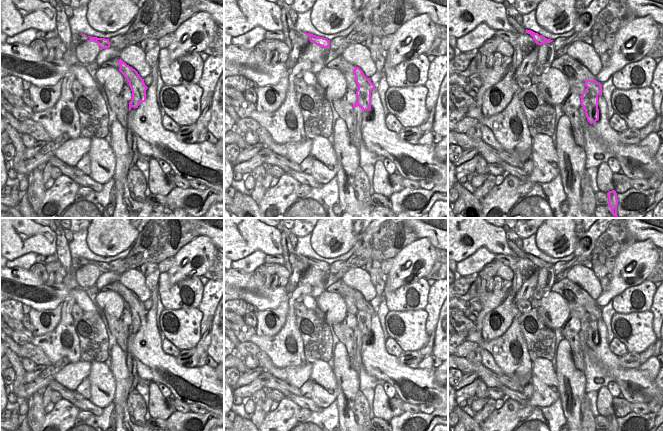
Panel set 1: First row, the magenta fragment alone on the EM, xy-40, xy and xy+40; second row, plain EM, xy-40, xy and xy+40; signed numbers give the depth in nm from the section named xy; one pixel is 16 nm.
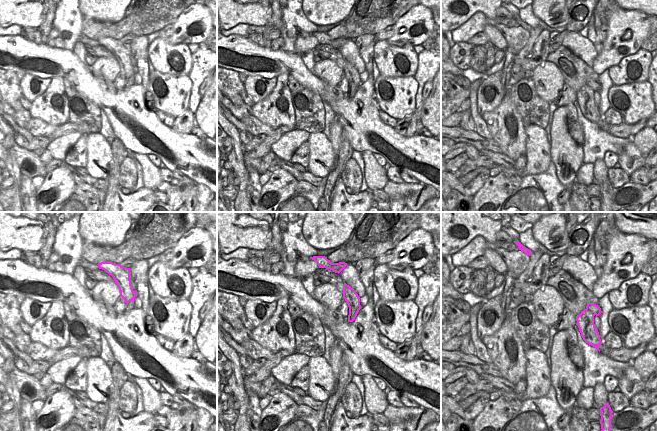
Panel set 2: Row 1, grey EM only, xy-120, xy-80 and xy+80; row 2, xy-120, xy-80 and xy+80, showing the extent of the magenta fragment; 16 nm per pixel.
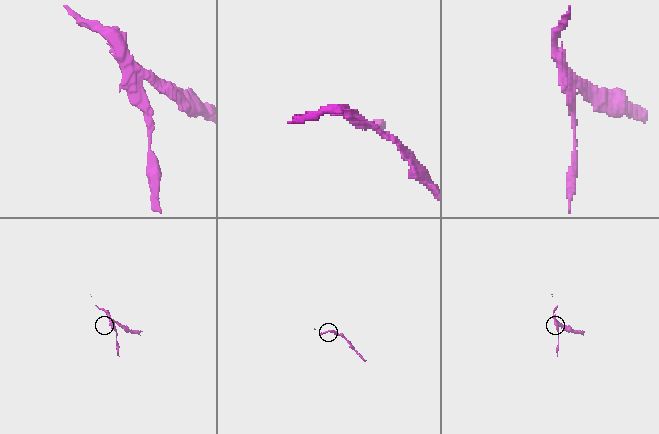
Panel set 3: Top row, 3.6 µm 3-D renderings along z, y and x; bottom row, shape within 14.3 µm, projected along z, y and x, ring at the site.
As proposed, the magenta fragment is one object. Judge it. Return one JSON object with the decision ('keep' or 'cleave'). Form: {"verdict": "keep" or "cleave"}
{"verdict": "cleave"}

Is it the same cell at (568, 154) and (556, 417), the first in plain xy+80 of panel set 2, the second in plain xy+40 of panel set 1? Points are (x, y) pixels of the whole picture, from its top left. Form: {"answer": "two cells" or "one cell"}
{"answer": "two cells"}

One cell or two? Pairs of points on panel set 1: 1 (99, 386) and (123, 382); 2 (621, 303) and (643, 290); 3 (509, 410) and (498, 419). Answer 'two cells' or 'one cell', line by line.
1: two cells
2: one cell
3: one cell

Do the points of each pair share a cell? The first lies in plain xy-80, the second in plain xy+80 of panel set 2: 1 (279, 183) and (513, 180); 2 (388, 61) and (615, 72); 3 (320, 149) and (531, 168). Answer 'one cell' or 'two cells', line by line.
1: two cells
2: one cell
3: one cell

